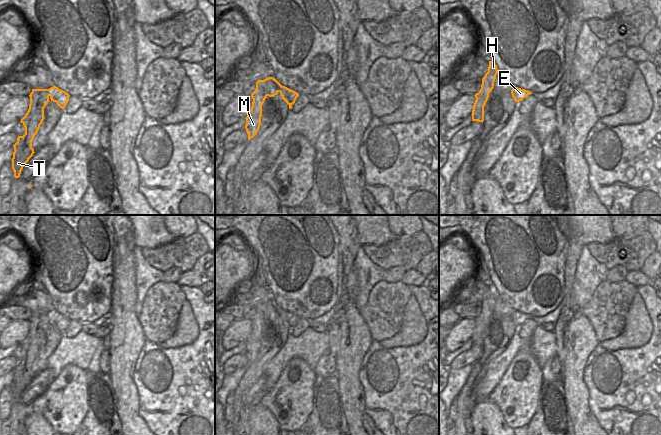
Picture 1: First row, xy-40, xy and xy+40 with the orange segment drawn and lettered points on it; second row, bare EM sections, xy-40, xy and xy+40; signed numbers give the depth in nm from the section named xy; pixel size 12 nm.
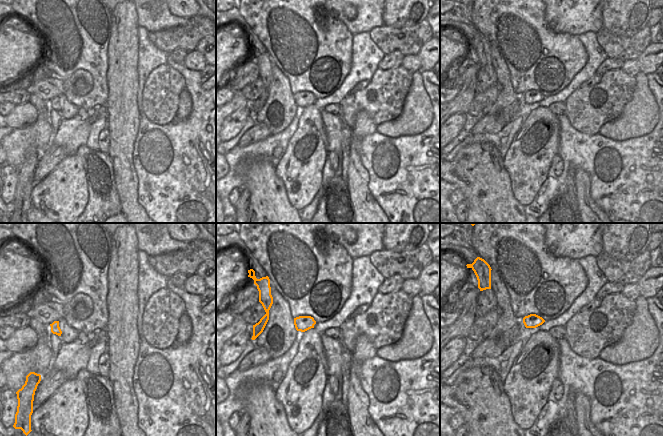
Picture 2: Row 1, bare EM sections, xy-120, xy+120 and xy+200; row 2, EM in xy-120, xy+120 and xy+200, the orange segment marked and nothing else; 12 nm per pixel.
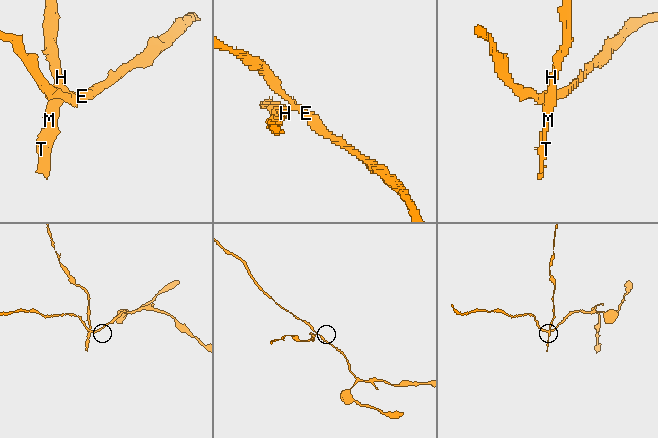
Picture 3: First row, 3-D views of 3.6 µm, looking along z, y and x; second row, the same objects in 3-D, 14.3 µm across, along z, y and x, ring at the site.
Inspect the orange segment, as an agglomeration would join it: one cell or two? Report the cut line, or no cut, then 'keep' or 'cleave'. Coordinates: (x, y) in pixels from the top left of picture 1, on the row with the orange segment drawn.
cut xy (273, 79), (279, 91); cleave

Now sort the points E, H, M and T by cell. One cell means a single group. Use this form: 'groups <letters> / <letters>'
groups E / H M T

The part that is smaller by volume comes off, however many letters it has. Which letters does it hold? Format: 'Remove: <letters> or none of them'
Remove: H, M, T

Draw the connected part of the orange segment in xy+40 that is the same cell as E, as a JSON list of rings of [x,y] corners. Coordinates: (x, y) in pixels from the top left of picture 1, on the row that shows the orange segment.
[[[514,87],[511,90],[511,94],[515,102],[519,102],[519,101],[522,101],[526,96],[532,94],[532,92],[525,89],[518,88],[518,87]]]

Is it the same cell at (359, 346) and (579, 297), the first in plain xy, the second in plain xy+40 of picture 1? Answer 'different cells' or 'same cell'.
different cells

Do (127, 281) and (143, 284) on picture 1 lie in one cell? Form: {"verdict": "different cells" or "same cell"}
{"verdict": "different cells"}

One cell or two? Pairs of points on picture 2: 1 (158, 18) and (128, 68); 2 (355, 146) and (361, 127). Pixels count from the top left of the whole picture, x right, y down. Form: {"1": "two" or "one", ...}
{"1": "two", "2": "one"}

